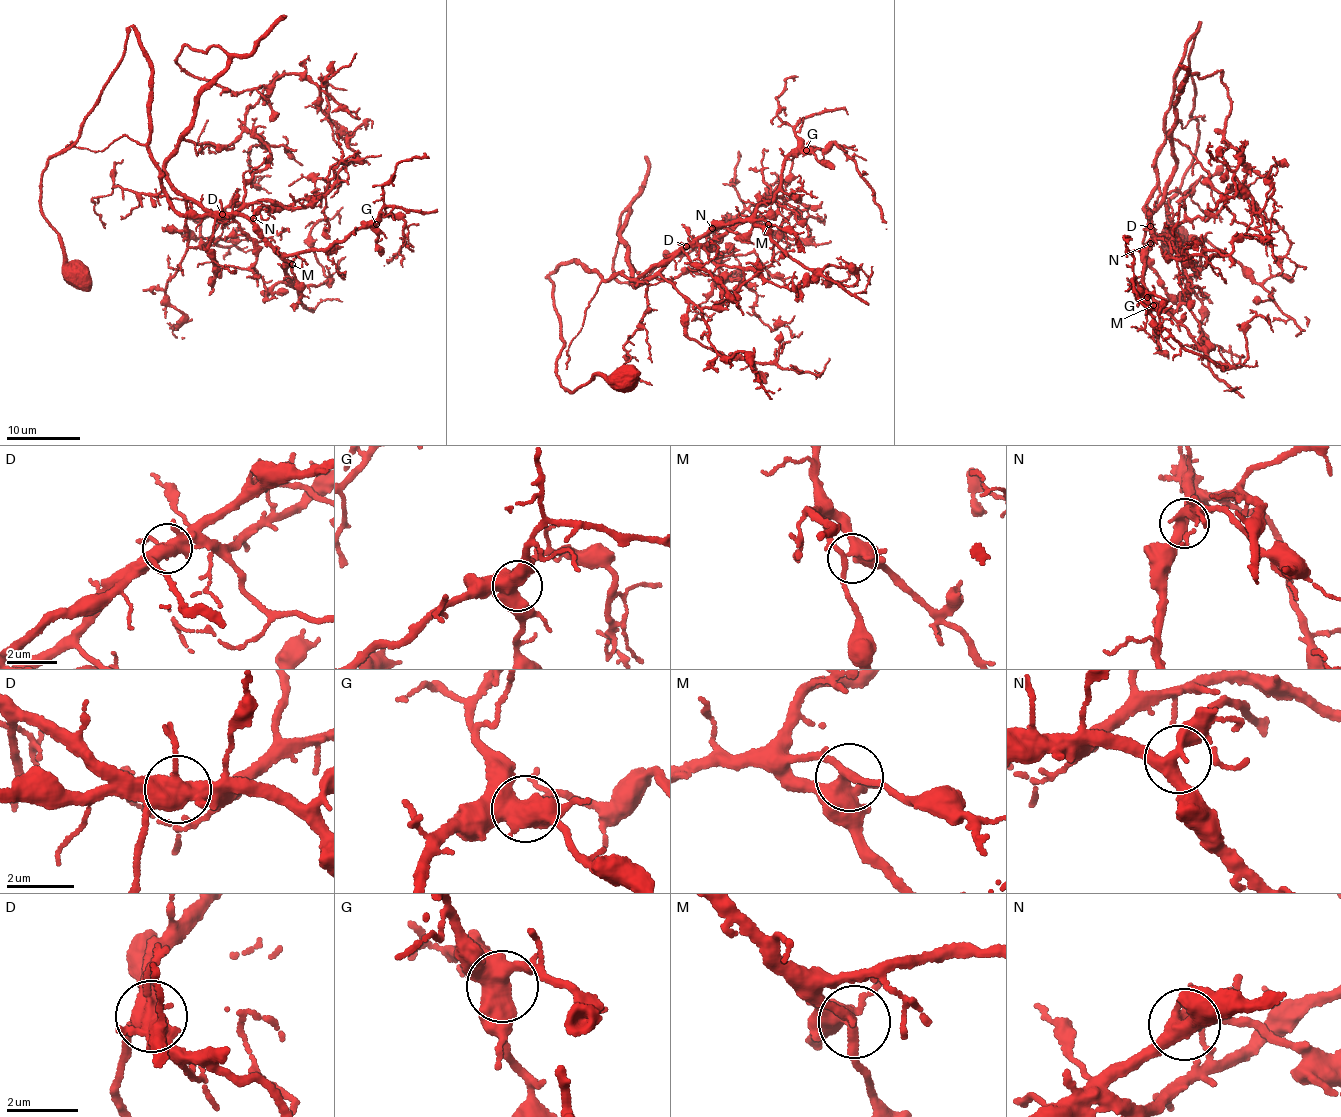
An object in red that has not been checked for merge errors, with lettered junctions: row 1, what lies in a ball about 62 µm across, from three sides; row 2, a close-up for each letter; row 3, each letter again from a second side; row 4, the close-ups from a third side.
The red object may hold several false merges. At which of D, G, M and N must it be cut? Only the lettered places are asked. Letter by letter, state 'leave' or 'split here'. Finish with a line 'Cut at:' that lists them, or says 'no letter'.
D: split here
G: leave
M: leave
N: leave
Cut at: D

